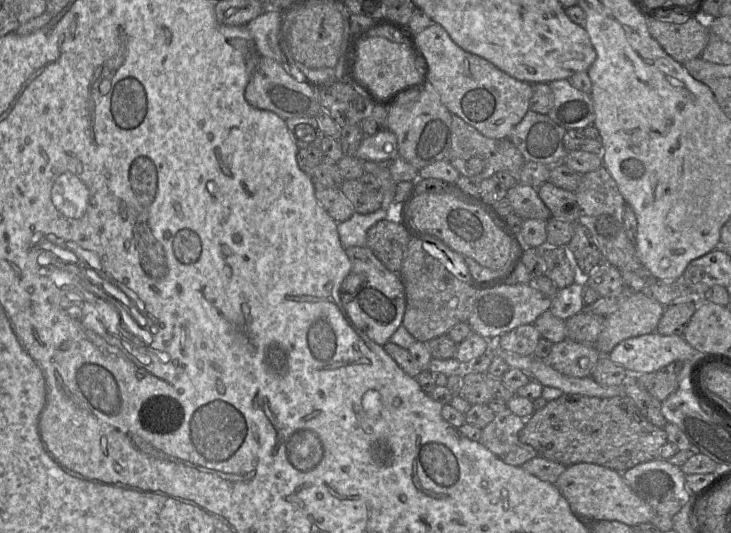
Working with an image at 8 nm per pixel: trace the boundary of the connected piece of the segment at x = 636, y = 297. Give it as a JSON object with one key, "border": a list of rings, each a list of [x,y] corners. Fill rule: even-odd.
{"border":[[[642,291],[625,292],[623,302],[605,317],[595,348],[601,356],[608,356],[621,341],[656,331],[664,308]]]}

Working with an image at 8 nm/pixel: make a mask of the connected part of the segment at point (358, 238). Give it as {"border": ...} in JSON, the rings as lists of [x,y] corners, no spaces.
{"border":[[[379,208],[368,214],[355,212],[349,219],[337,223],[339,239],[344,249],[351,246],[366,246],[366,233],[368,229],[386,217],[385,209]]]}

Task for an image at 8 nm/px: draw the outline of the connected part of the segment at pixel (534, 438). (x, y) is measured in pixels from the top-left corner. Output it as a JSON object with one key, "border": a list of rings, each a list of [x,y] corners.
{"border":[[[562,394],[547,402],[542,409],[535,410],[525,420],[519,439],[522,443],[534,448],[538,454],[537,457],[565,467],[578,463],[590,463],[605,466],[620,473],[640,463],[659,458],[661,447],[668,442],[664,428],[650,423],[629,397],[618,395],[611,398],[598,398],[580,394]]]}

